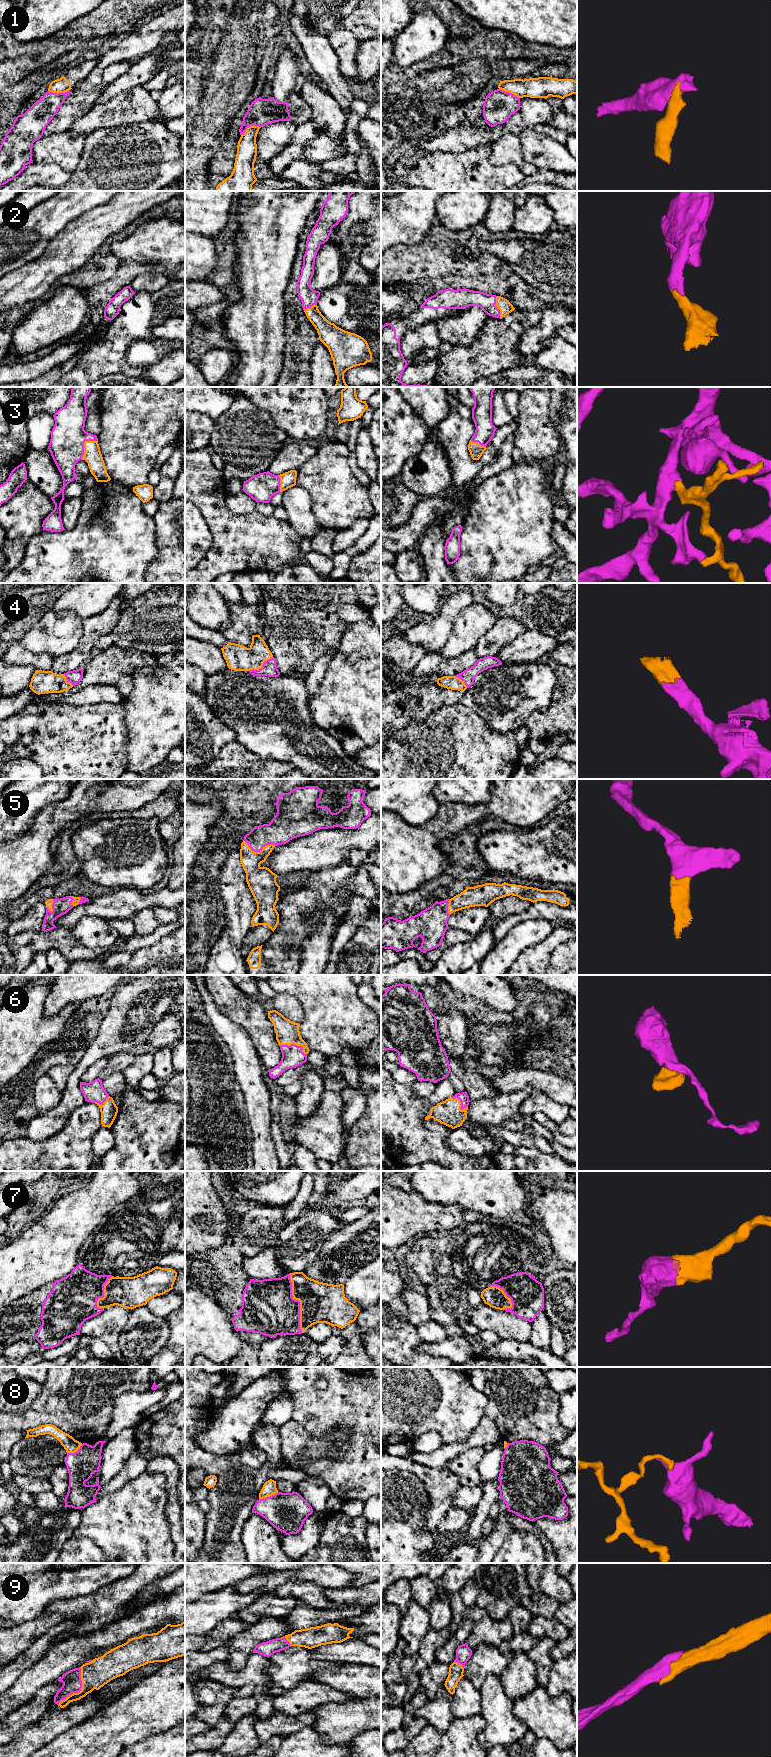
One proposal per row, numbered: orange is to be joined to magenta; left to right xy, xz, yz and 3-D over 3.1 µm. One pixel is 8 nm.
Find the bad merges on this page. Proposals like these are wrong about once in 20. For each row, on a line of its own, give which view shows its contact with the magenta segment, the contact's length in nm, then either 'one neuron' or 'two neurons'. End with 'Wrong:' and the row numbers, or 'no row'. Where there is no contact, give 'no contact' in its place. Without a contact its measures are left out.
1: contact in xy; length 180 nm; two neurons
2: contact in yz; length 180 nm; one neuron
3: contact in xy; length 200 nm; one neuron
4: contact in xz; length 240 nm; one neuron
5: contact in xz; length 260 nm; one neuron
6: contact in xz; length 240 nm; one neuron
7: contact in xz; length 500 nm; one neuron
8: contact in xz; length 170 nm; two neurons
9: contact in xy; length 360 nm; one neuron
Wrong: 1, 8

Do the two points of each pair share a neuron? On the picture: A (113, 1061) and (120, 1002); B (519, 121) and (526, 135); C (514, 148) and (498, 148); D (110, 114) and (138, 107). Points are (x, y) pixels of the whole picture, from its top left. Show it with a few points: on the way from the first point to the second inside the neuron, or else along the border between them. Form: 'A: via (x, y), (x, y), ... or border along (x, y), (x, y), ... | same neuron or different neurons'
A: border along (127, 1051), (115, 1053), (107, 1058) | different neurons
B: border along (533, 128), (525, 128), (518, 135) | different neurons
C: via (510, 148), (502, 148) | same neuron
D: via (117, 111), (131, 107) | same neuron

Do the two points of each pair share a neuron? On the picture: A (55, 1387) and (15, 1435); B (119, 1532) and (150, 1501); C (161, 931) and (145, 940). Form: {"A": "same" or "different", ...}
{"A": "different", "B": "same", "C": "same"}

